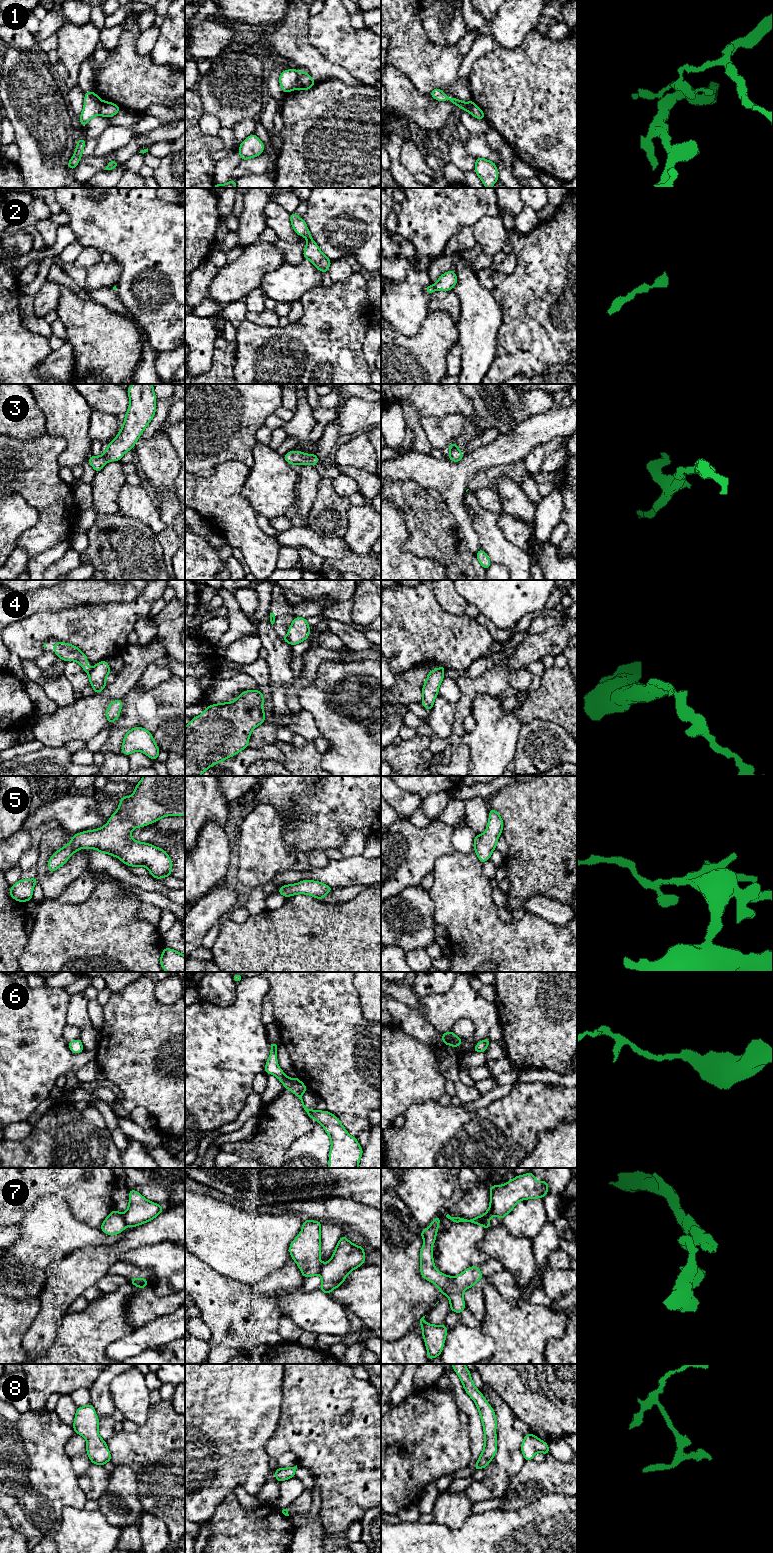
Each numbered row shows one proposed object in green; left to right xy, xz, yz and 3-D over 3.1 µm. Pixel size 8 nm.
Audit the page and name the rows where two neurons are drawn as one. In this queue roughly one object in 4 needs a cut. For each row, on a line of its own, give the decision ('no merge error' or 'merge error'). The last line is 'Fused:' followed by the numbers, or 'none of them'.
1: merge error
2: no merge error
3: no merge error
4: merge error
5: no merge error
6: no merge error
7: merge error
8: no merge error
Fused: 1, 4, 7

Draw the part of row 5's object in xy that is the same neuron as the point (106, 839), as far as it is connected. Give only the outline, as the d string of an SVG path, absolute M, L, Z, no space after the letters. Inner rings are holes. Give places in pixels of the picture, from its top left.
M143 776L130 797L121 797L118 809L106 825L72 835L71 842L51 856L47 864L49 872L64 865L76 851L94 848L101 854L118 857L125 865L144 866L156 879L171 876L173 864L166 851L149 843L135 841L130 835L134 828L144 827L165 816L185 816L185 776Z

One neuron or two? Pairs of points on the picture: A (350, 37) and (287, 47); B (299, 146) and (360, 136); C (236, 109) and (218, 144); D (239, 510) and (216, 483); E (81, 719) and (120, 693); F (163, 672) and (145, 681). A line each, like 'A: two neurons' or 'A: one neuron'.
A: two neurons
B: one neuron
C: two neurons
D: one neuron
E: one neuron
F: one neuron

